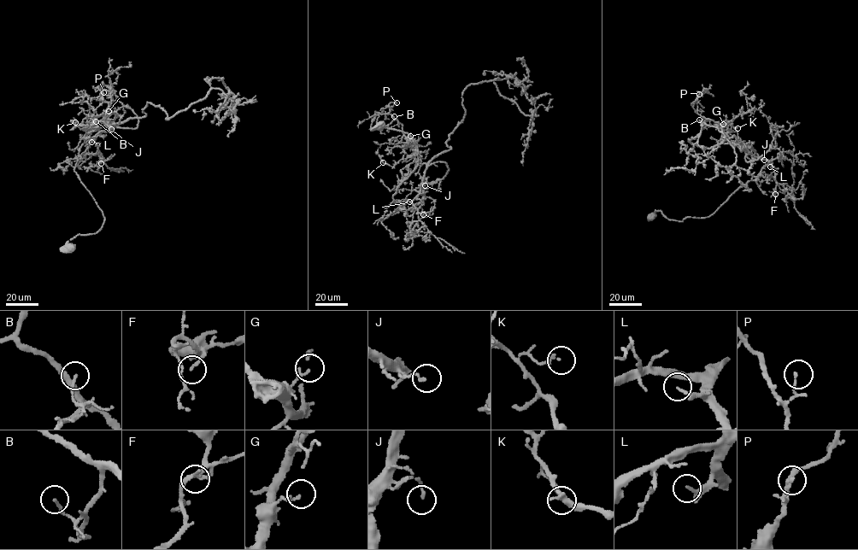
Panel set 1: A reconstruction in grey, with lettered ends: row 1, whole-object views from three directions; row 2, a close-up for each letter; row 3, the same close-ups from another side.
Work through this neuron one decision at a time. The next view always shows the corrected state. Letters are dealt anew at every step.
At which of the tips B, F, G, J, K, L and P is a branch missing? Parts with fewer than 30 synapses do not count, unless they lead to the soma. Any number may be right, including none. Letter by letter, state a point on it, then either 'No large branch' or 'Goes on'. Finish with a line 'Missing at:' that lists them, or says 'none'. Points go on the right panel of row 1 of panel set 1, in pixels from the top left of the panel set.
B: Place: (699, 119). No large branch
F: Place: (775, 194). No large branch
G: Place: (723, 124). No large branch
J: Place: (764, 160). No large branch
K: Place: (737, 128). No large branch
L: Place: (770, 166). Goes on
P: Place: (699, 94). No large branch
Missing at: L

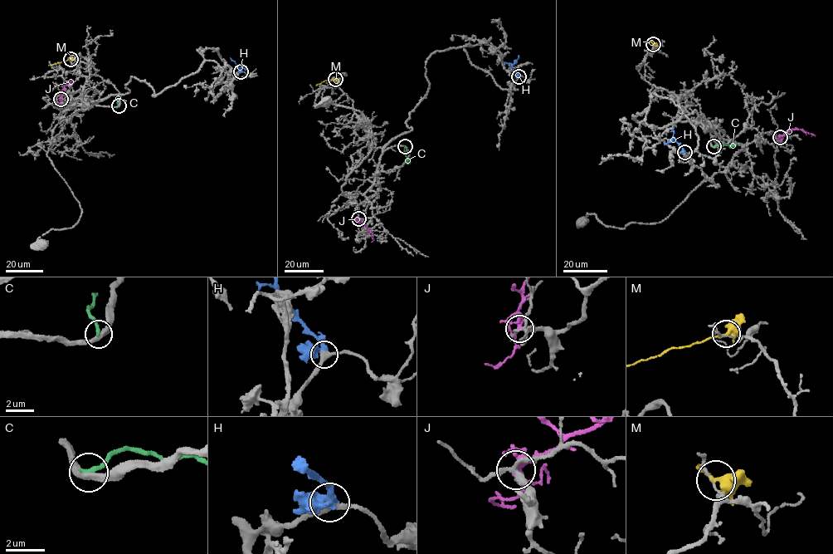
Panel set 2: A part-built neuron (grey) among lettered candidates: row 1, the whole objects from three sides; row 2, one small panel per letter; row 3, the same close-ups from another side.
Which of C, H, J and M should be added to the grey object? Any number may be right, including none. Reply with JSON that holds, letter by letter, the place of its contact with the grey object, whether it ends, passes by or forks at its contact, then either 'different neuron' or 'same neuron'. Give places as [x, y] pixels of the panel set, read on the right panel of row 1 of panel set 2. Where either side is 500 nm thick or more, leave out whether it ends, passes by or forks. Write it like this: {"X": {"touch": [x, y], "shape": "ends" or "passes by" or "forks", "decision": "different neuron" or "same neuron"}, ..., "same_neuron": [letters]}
{"C": {"touch": [713, 146], "shape": "ends", "decision": "different neuron"}, "H": {"touch": [684, 152], "shape": "forks", "decision": "same neuron"}, "J": {"touch": [780, 137], "shape": "forks", "decision": "different neuron"}, "M": {"touch": [653, 44], "shape": "passes by", "decision": "different neuron"}, "same_neuron": ["H"]}

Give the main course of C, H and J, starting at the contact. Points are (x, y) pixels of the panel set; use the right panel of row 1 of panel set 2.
C: (713, 146), (717, 144), (736, 144)
H: (684, 152), (674, 140), (674, 126)
J: (779, 138), (793, 129), (815, 135)

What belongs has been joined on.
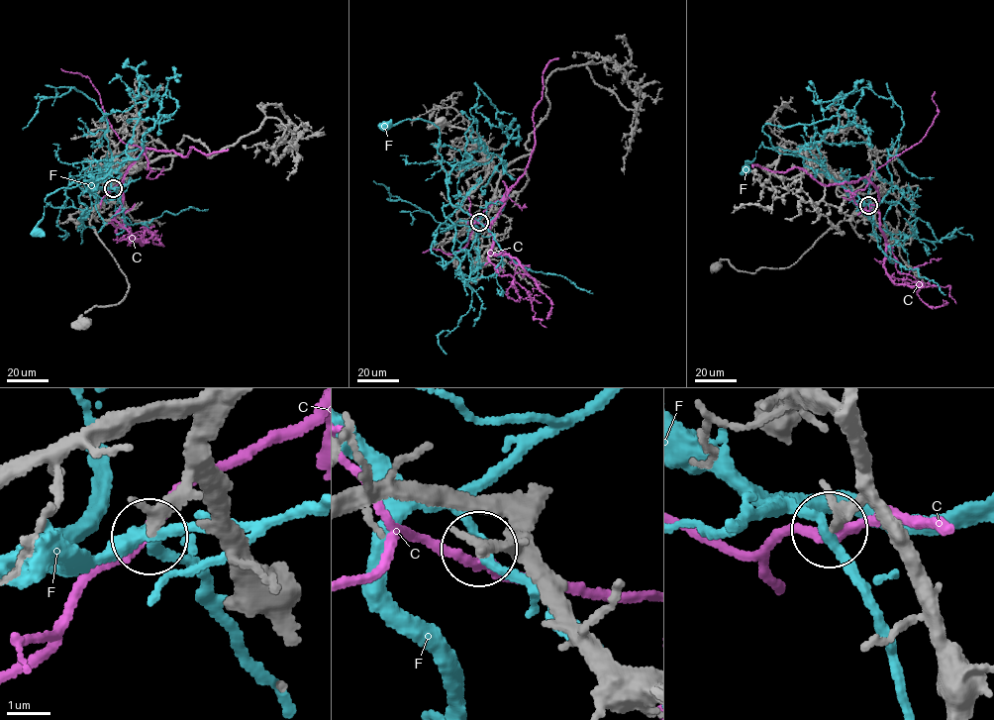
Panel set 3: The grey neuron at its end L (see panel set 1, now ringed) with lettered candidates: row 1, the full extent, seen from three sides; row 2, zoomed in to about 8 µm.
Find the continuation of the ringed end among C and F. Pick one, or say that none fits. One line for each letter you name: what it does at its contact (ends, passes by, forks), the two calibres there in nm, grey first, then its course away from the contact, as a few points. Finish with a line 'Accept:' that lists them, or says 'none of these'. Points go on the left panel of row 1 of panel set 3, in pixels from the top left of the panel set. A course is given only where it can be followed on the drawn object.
Accept: none of these

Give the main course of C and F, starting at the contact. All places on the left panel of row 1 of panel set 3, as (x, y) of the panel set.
C: (113, 187), (147, 148), (171, 150), (182, 156), (192, 148), (207, 155), (229, 150)
F: (113, 188), (88, 189), (90, 174), (88, 177), (93, 179), (49, 194), (38, 233)

